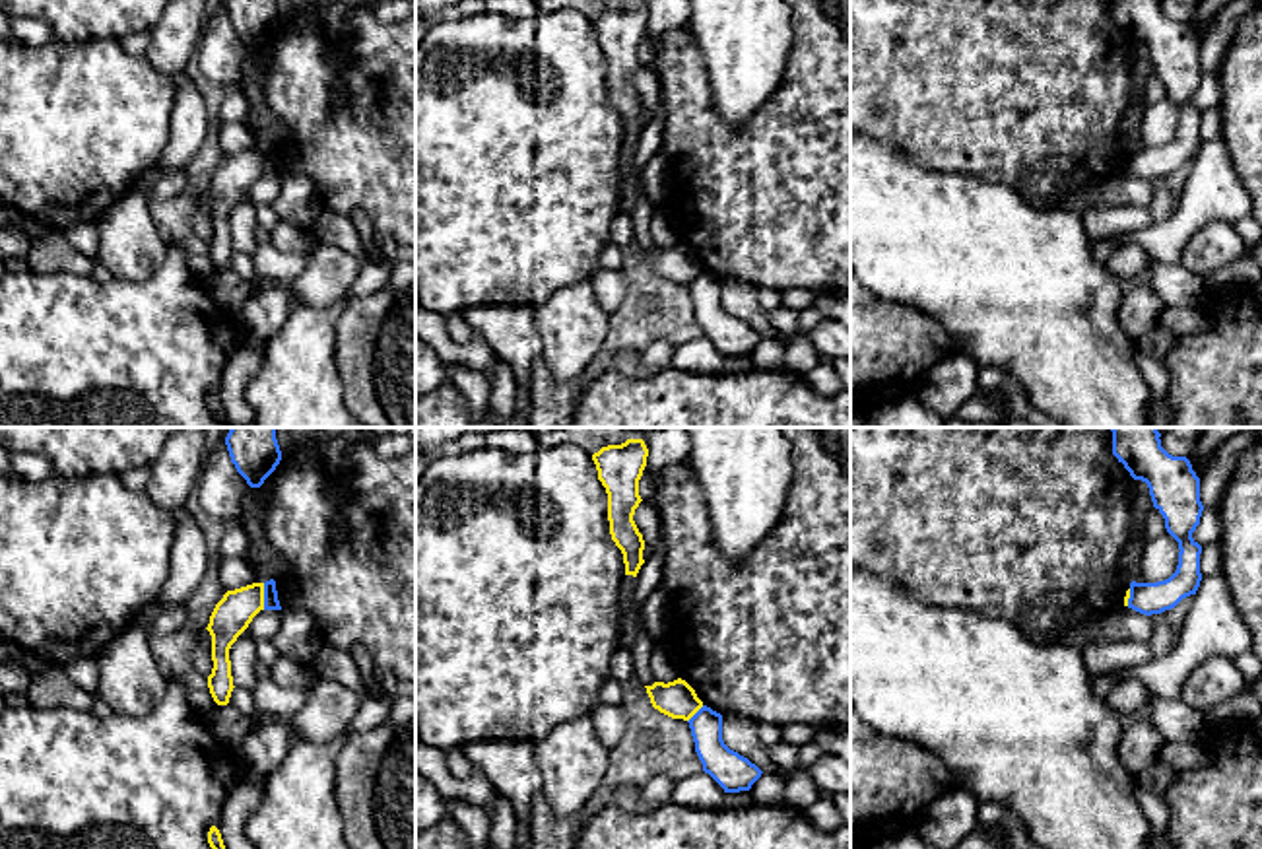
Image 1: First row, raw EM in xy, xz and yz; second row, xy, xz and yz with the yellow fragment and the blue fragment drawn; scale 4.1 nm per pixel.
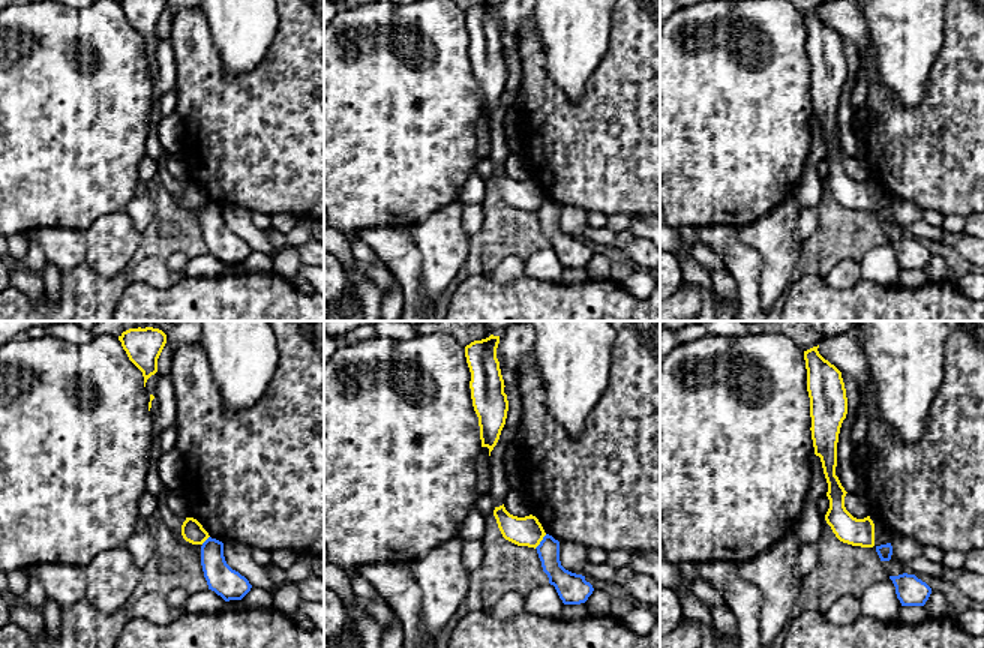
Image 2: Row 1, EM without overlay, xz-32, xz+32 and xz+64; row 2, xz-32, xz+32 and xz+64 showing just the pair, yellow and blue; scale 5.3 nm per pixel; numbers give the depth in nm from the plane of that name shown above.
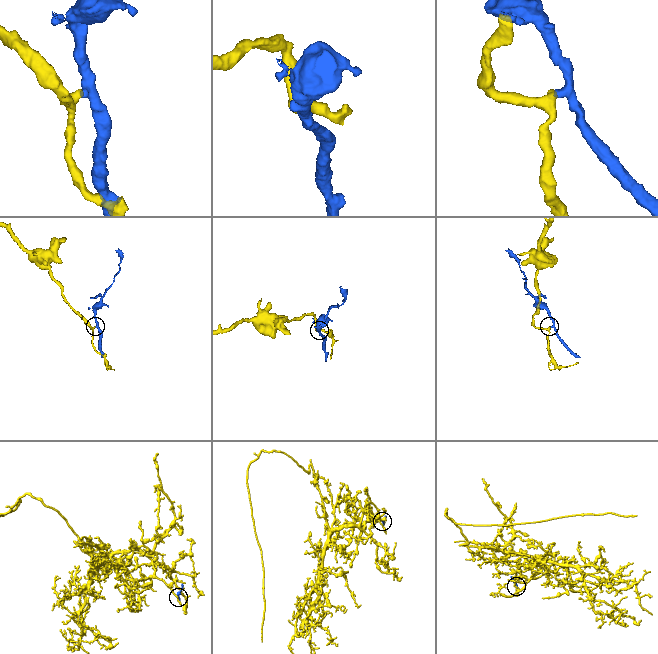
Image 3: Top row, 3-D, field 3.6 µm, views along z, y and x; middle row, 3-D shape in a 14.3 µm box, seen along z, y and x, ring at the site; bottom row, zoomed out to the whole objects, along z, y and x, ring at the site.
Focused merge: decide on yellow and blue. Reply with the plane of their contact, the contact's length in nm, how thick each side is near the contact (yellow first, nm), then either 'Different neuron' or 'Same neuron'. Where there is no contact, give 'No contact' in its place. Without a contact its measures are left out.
Touches yellow in xy. Shared border 110 nm. Thickness 160 nm (yellow) against 60 nm. Different neuron

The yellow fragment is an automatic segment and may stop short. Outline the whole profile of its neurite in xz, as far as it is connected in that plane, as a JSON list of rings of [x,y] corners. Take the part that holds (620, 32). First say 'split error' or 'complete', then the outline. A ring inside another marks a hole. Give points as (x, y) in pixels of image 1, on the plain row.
complete | [[[627,4],[621,10],[602,12],[592,19],[598,45],[608,58],[610,99],[623,119],[625,140],[637,142],[643,124],[645,105],[633,80],[639,68],[639,45],[647,31],[648,14],[643,4]]]

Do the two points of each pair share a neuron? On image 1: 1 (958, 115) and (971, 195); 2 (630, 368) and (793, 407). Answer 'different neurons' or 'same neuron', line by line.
1: different neurons
2: different neurons

